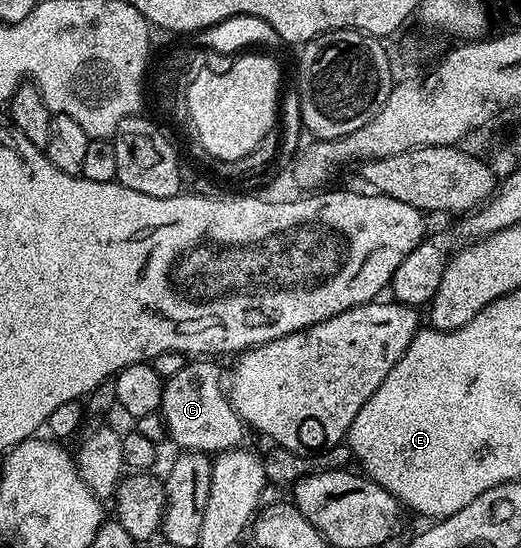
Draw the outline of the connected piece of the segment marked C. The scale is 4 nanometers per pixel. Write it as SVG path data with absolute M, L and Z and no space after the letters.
M190 359L179 374L165 381L159 413L165 423L168 439L173 439L178 449L186 452L216 454L240 448L246 443L247 425L231 406L220 366L209 360L212 359Z

